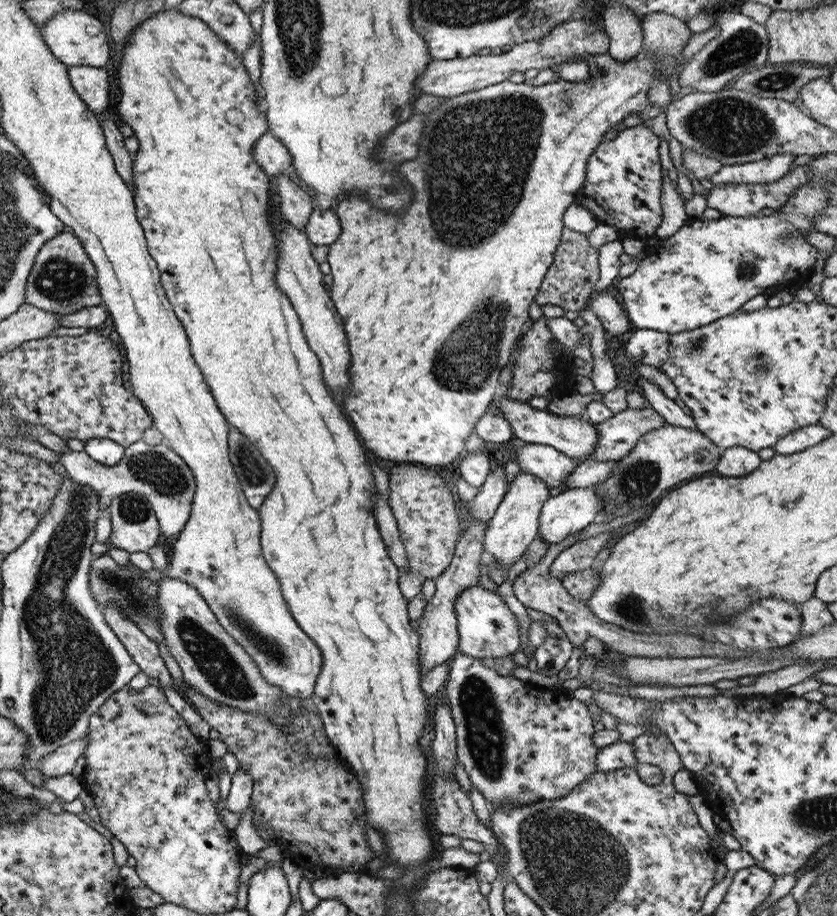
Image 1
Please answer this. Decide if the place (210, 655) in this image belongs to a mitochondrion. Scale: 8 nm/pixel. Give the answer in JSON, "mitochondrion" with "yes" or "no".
{"mitochondrion":"yes"}

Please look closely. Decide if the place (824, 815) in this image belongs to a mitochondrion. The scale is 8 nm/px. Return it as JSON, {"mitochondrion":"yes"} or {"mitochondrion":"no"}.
{"mitochondrion":"yes"}

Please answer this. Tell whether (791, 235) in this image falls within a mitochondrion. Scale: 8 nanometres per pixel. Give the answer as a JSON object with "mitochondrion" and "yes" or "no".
{"mitochondrion":"yes"}

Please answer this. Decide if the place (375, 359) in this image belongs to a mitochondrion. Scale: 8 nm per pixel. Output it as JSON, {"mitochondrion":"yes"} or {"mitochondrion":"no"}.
{"mitochondrion":"no"}

